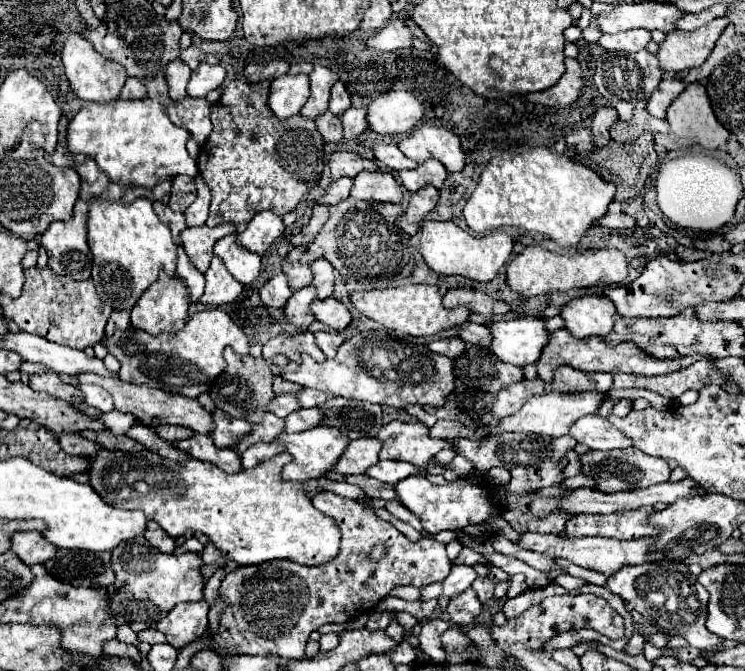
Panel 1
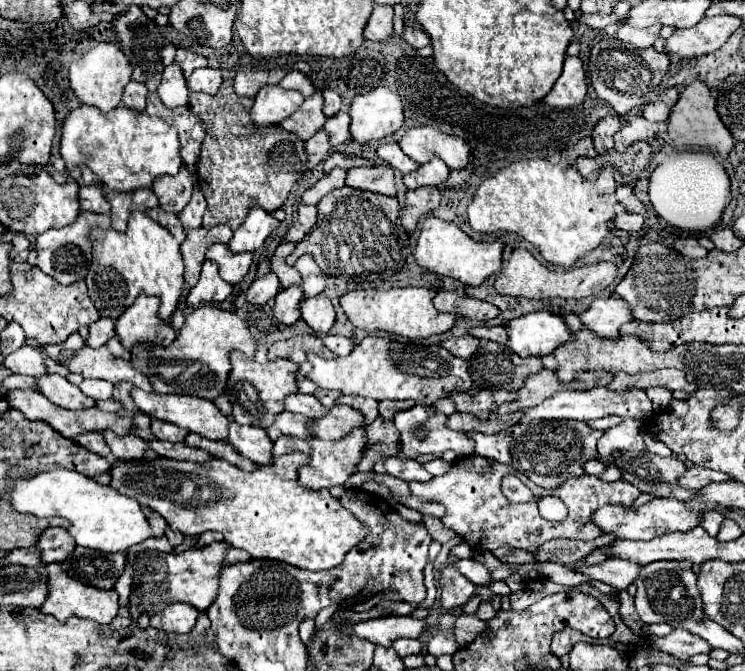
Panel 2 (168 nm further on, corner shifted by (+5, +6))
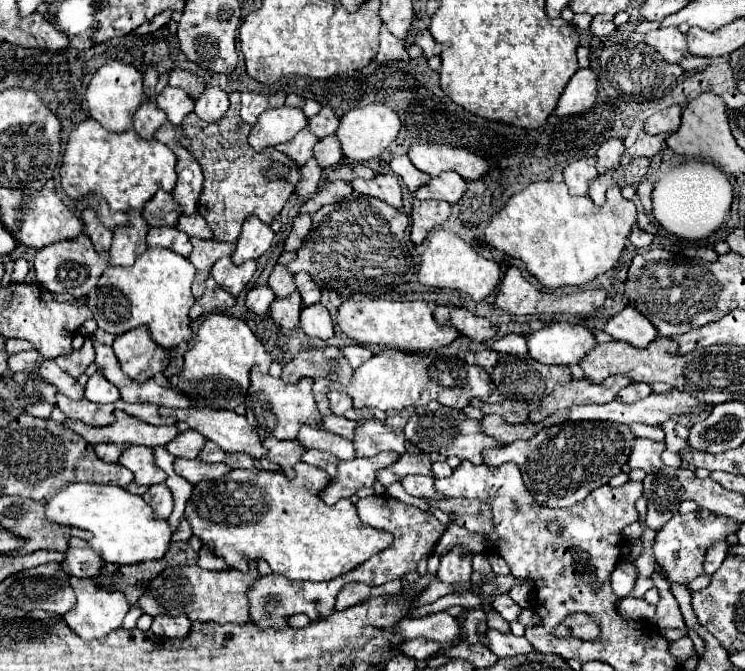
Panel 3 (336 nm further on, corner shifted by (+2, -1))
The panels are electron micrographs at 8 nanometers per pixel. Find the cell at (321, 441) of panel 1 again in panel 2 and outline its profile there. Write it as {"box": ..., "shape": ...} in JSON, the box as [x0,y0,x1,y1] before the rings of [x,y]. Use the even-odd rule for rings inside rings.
{"box":[299,430,369,490],"shape":[[[353,430],[353,434],[349,434],[349,438],[337,440],[337,442],[325,442],[325,440],[311,440],[309,446],[313,448],[311,454],[311,462],[309,466],[303,466],[299,470],[299,484],[311,490],[323,490],[323,488],[331,488],[331,486],[341,486],[347,482],[349,476],[353,476],[357,472],[357,464],[363,458],[363,452],[369,446],[367,434],[365,430]]]}

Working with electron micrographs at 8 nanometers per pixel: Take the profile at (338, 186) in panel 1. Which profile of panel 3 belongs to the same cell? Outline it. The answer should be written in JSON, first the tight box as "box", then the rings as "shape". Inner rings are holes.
{"box":[300,181,352,215],"shape":[[[344,181],[324,183],[324,187],[322,187],[320,191],[316,191],[316,193],[300,207],[300,211],[312,215],[312,213],[316,213],[320,207],[324,207],[324,205],[328,205],[328,203],[336,203],[336,201],[346,199],[350,193],[352,193],[350,183],[344,183]]]}

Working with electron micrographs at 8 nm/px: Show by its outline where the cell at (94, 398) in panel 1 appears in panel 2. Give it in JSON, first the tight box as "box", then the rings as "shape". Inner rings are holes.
{"box":[79,378,113,400],"shape":[[[85,378],[79,388],[85,396],[95,398],[95,400],[107,400],[113,394],[113,384],[107,380],[99,380],[99,378]]]}

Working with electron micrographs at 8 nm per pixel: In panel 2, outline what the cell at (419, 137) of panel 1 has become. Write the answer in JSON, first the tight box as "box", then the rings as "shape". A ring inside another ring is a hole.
{"box":[399,126,471,170],"shape":[[[431,126],[407,130],[403,134],[403,138],[399,140],[399,146],[417,164],[425,164],[437,156],[451,170],[465,168],[465,164],[469,160],[469,152],[471,152],[469,146],[461,138],[449,136]]]}

